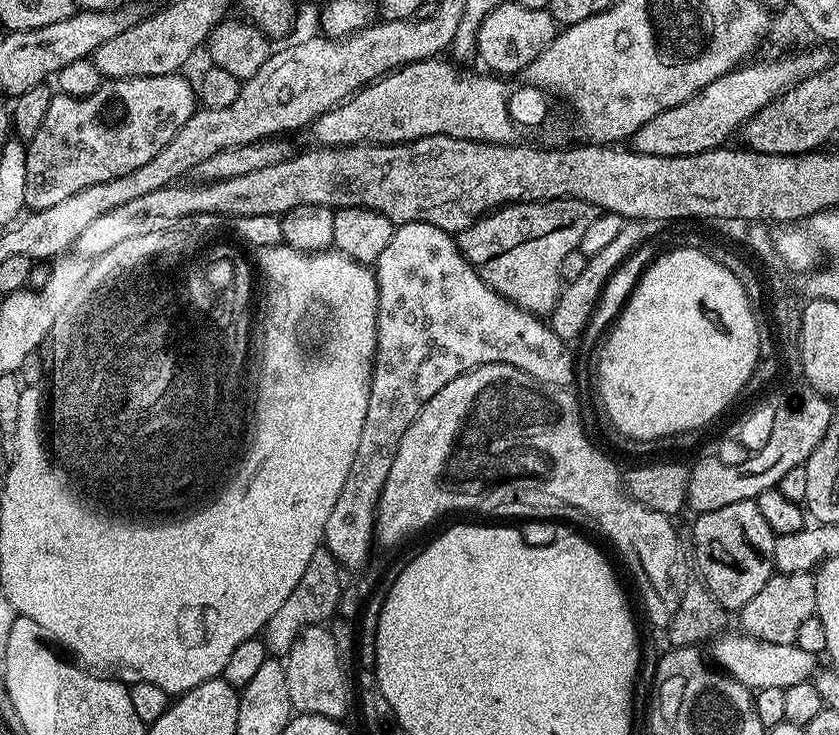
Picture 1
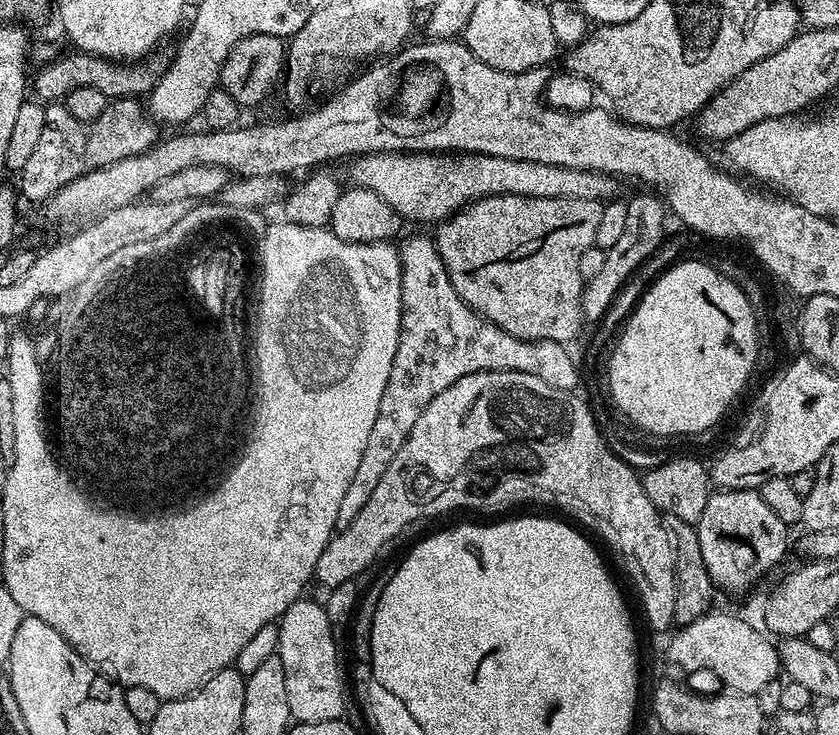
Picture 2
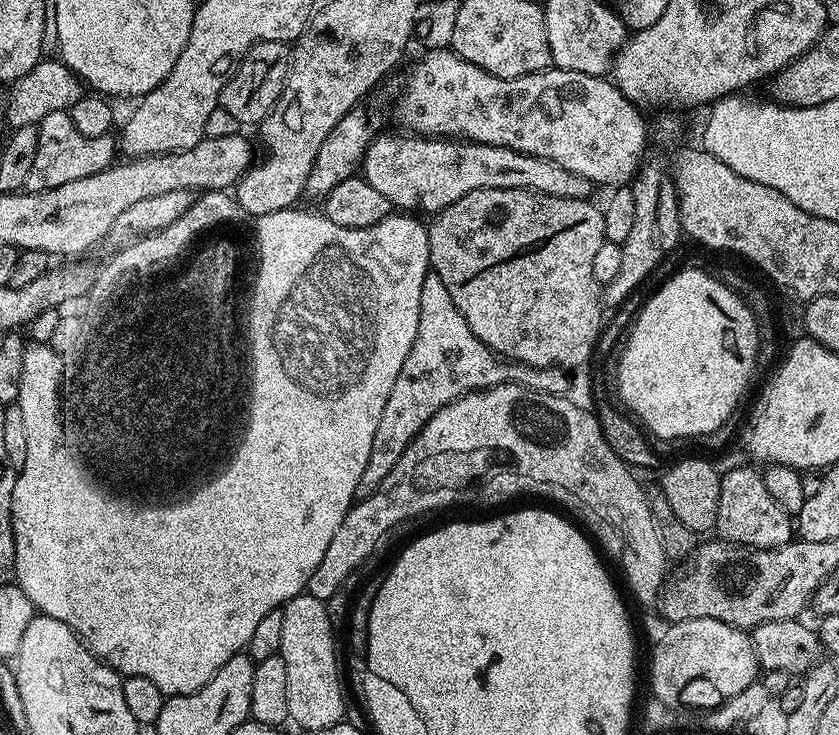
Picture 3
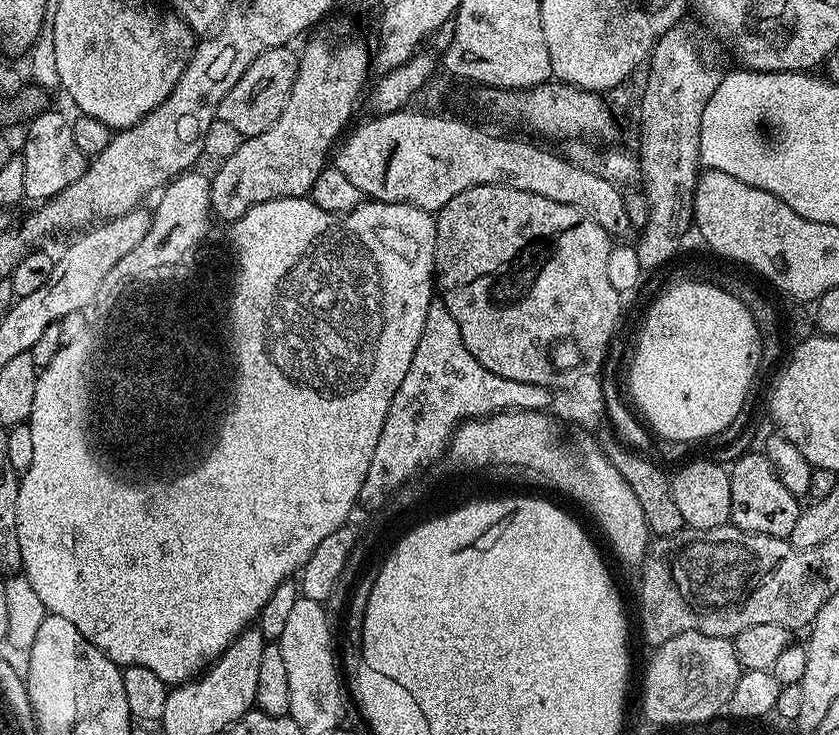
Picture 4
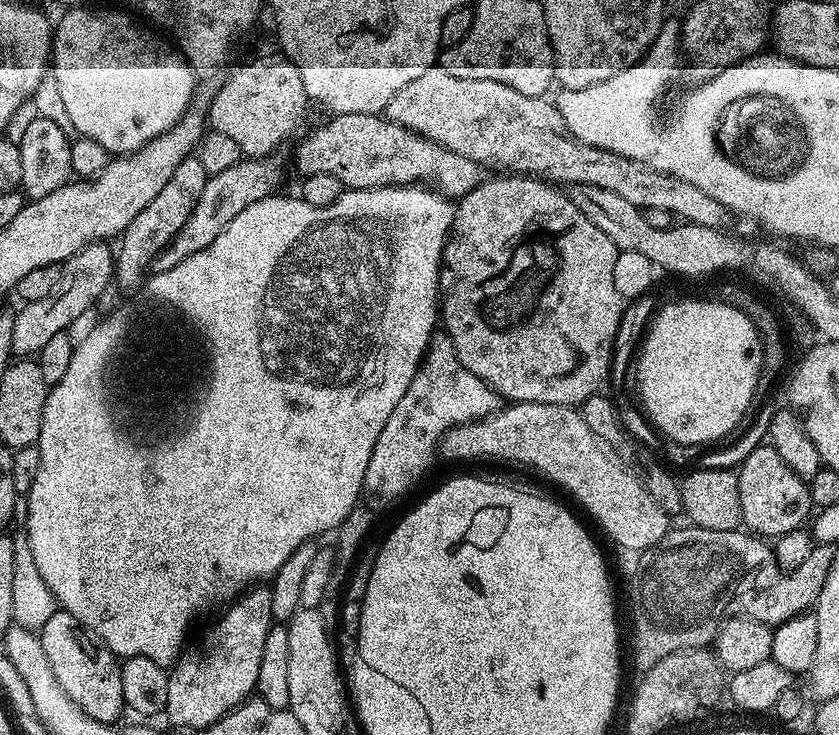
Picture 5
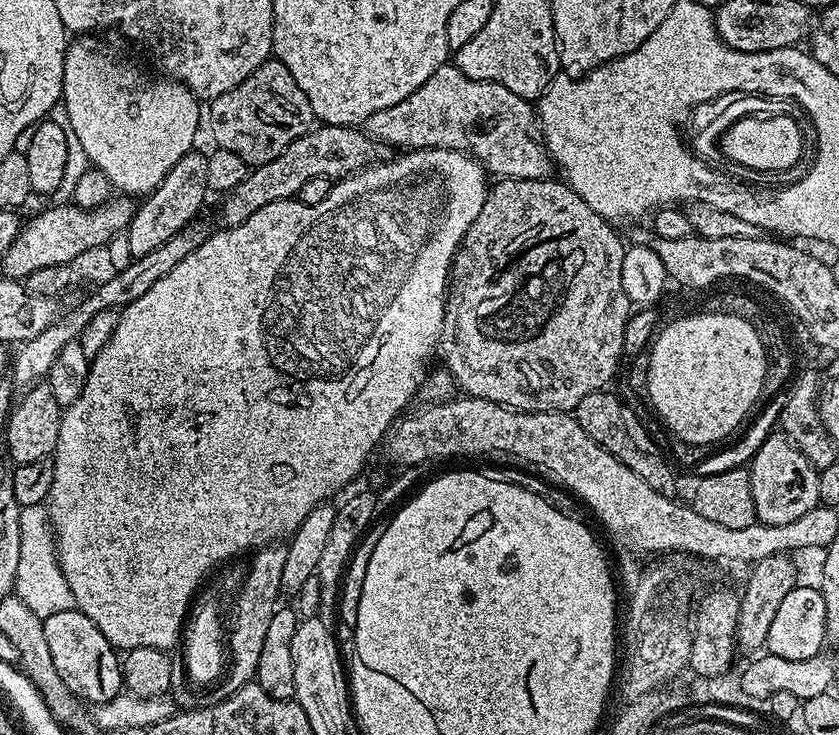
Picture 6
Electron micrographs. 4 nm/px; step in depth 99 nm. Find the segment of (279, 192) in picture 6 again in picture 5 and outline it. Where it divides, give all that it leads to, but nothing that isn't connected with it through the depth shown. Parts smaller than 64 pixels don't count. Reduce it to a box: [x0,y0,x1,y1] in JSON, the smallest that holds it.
[296,114,486,198]

